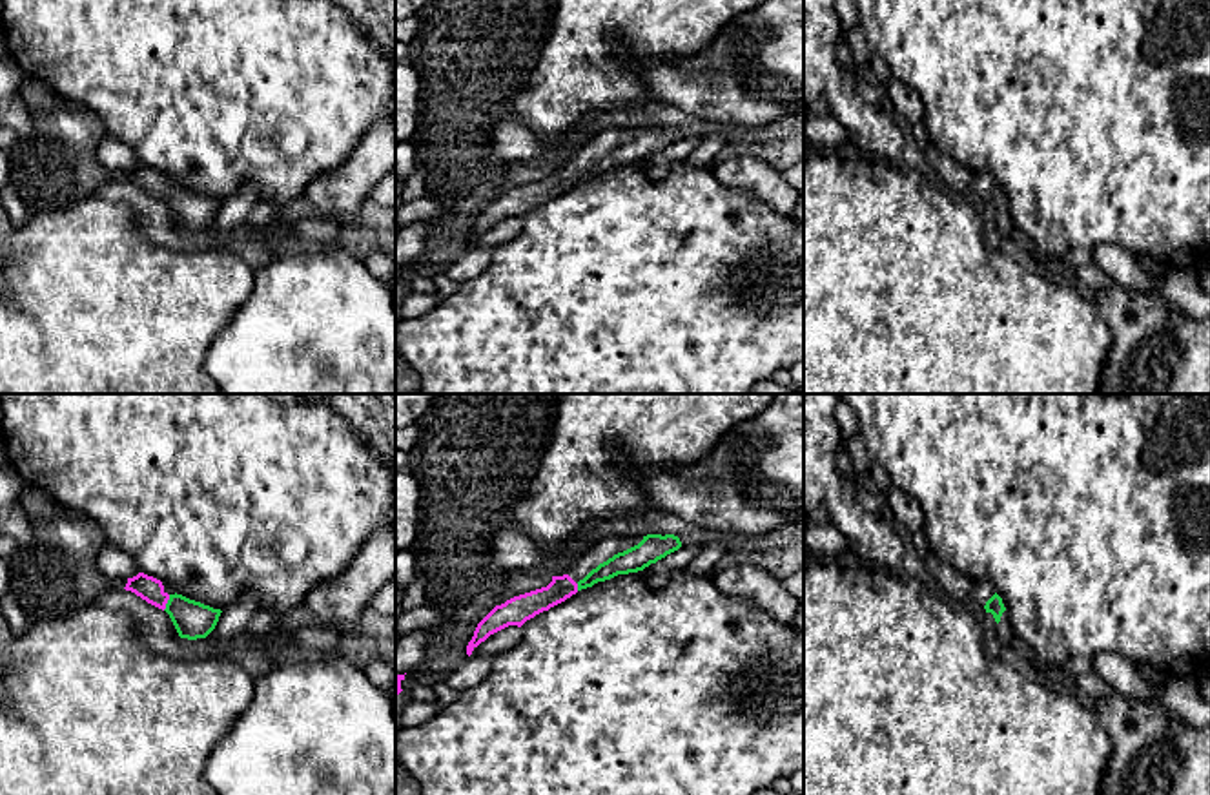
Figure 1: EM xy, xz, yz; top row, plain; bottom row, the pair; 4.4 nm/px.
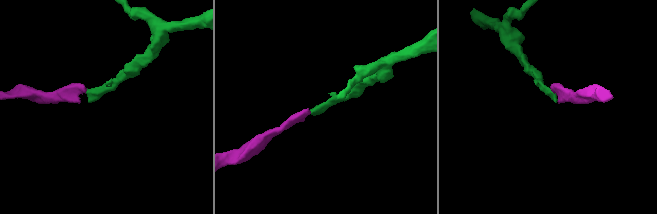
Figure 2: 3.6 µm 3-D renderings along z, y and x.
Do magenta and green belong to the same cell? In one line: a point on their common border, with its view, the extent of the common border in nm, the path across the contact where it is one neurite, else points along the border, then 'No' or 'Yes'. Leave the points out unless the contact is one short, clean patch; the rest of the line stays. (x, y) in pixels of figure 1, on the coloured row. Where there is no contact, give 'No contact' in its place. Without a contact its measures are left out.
Touches magenta at xy (166, 602). Shared border 80 nm. Path across: xy (148, 588), (166, 602), (177, 606), (192, 620). Yes

